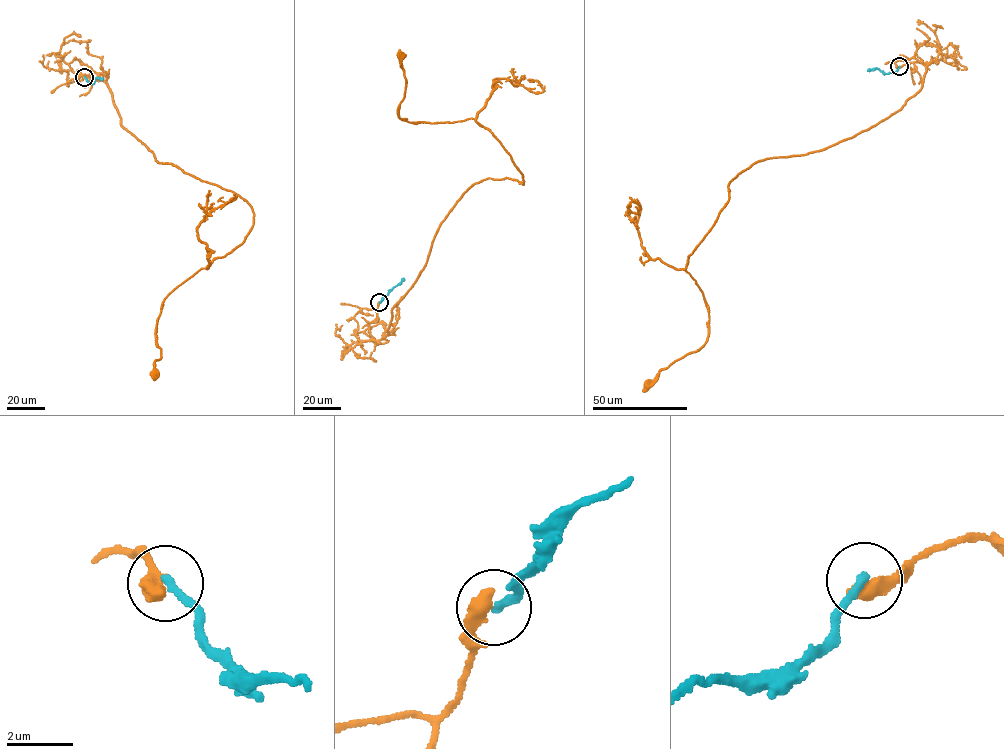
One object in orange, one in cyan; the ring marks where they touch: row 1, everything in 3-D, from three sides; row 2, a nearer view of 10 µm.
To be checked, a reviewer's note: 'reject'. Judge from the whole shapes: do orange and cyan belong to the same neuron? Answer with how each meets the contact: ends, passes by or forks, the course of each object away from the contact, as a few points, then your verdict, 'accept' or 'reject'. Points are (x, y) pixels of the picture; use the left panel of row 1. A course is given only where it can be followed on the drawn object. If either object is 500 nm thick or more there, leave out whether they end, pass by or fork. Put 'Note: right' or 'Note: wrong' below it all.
orange via (84, 77), (103, 79), (122, 126), (157, 162), (231, 191), (253, 213), (243, 242), (164, 300), (153, 380) | cyan via (84, 77), (93, 83), (97, 77), (102, 79) | reject
Note: right

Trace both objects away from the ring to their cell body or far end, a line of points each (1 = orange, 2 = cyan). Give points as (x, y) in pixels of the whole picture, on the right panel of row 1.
1: (899, 67), (936, 62), (868, 128), (729, 182), (683, 269), (702, 291), (707, 340), (643, 392)
2: (899, 67), (888, 73), (876, 68), (867, 71)

